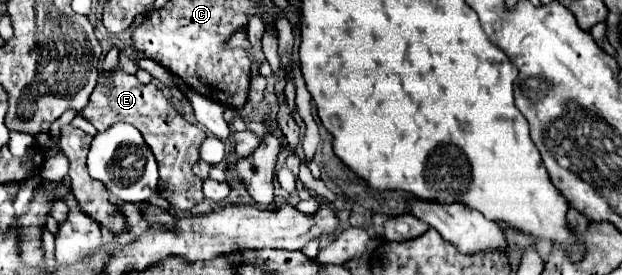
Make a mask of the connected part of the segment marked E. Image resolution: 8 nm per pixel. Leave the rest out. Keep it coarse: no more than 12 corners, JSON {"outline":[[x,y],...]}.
{"outline":[[100,75],[82,115],[134,125],[152,149],[158,193],[192,209],[206,131],[134,75]]}

